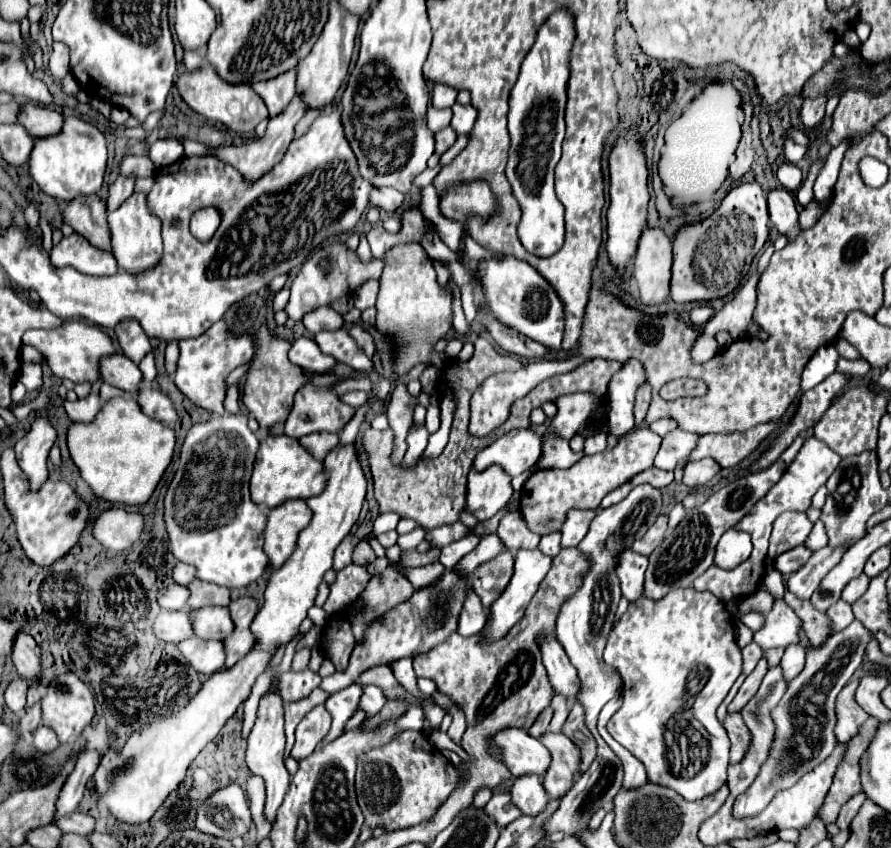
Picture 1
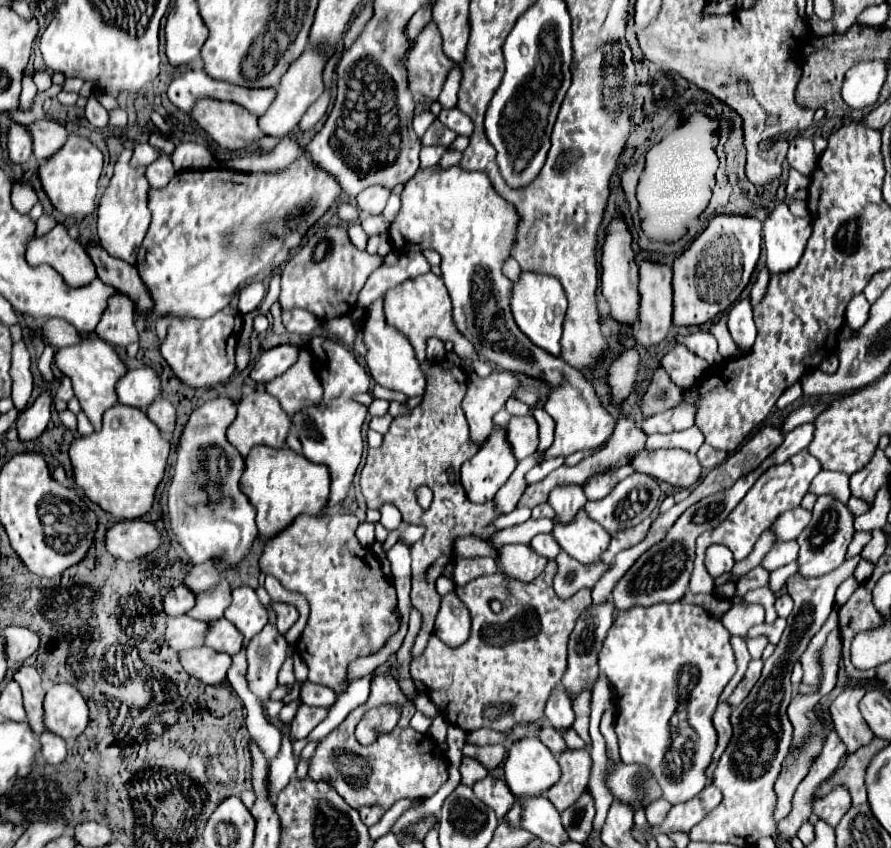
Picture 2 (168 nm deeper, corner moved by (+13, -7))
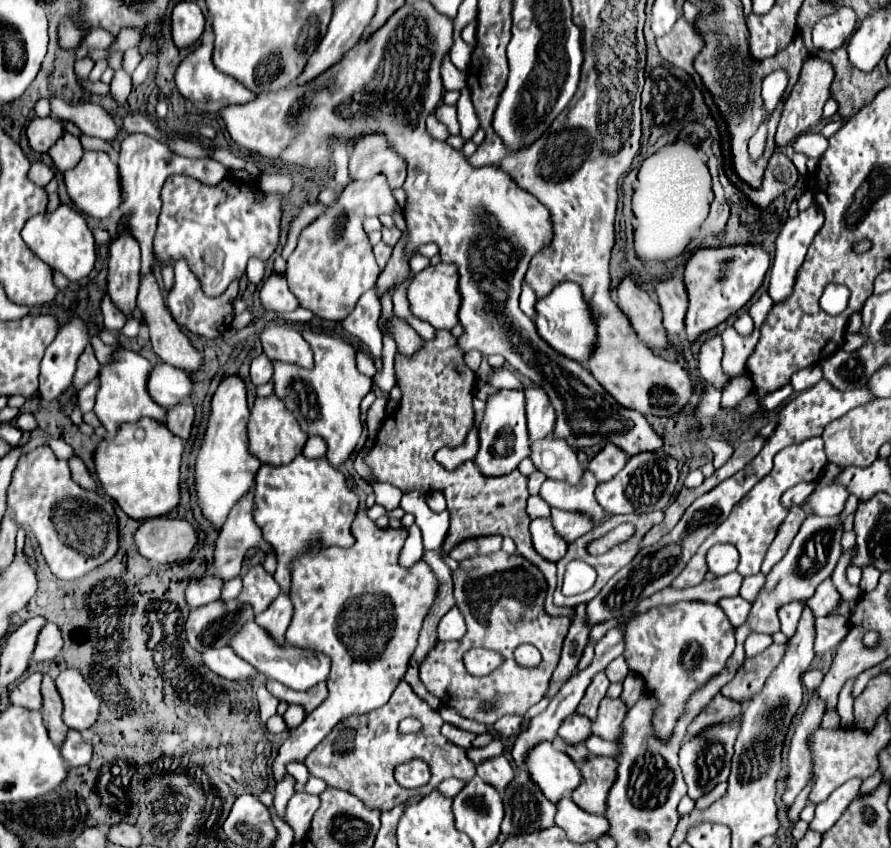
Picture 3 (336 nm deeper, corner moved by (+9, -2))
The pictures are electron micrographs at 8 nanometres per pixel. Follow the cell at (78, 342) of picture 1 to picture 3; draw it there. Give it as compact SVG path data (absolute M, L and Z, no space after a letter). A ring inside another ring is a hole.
M117 349L113 353L113 363L99 371L101 387L99 387L99 393L97 393L95 413L101 419L101 423L105 425L109 437L115 437L123 423L137 423L143 417L151 417L159 423L165 421L167 409L159 407L151 399L151 395L147 395L147 375L151 373L151 367L153 367L151 361L141 357L139 353L129 351L129 349Z

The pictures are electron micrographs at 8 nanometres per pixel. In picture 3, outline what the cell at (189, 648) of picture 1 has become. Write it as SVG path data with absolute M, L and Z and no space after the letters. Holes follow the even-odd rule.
M221 647L221 649L207 649L203 653L203 663L207 667L231 681L245 681L255 677L255 667L251 667L247 661L243 661L231 647Z

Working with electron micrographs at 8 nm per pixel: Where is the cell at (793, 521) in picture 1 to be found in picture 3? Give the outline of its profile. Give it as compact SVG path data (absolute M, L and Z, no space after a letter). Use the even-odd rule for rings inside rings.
M831 485L825 487L821 491L815 491L807 503L815 509L817 515L825 515L825 517L833 517L833 515L841 515L841 511L845 509L845 503L849 499L849 491L845 485Z

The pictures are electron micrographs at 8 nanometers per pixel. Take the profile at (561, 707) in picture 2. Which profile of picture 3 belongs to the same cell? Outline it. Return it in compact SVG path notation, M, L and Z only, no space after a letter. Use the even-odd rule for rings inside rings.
M569 715L559 727L559 737L565 745L577 745L591 737L591 721L585 715Z

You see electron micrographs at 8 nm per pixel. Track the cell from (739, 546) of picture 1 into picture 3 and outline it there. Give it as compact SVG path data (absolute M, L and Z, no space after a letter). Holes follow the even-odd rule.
M713 545L707 553L707 567L715 577L727 575L737 569L739 563L739 553L735 545Z

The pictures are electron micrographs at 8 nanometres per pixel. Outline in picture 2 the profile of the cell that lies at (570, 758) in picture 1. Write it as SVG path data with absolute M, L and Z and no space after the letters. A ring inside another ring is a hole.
M567 750L559 756L559 766L561 766L561 780L555 782L547 790L545 796L547 800L551 800L551 804L555 804L555 808L565 810L587 788L589 766L591 766L589 752L587 750Z

